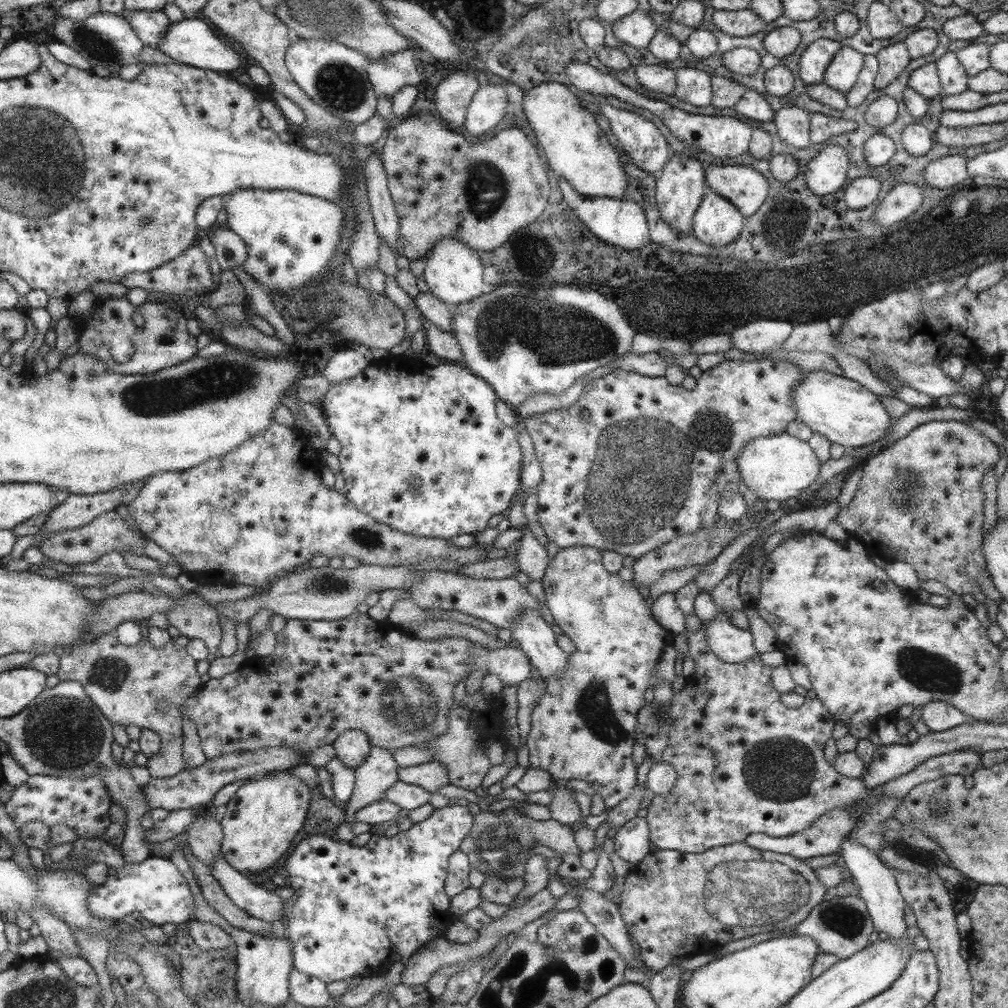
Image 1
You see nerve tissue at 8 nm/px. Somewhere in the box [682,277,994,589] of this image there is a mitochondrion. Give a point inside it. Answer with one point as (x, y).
(904, 487)

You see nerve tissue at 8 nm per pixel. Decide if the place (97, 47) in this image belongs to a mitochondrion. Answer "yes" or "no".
yes

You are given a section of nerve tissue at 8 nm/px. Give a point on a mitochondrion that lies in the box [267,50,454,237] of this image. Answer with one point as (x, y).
(340, 84)

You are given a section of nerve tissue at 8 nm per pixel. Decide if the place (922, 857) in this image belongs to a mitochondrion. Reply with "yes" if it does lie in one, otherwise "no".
yes

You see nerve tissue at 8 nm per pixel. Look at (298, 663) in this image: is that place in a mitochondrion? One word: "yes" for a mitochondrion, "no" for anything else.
no

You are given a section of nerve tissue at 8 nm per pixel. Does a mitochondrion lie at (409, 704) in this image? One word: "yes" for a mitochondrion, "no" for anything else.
yes

